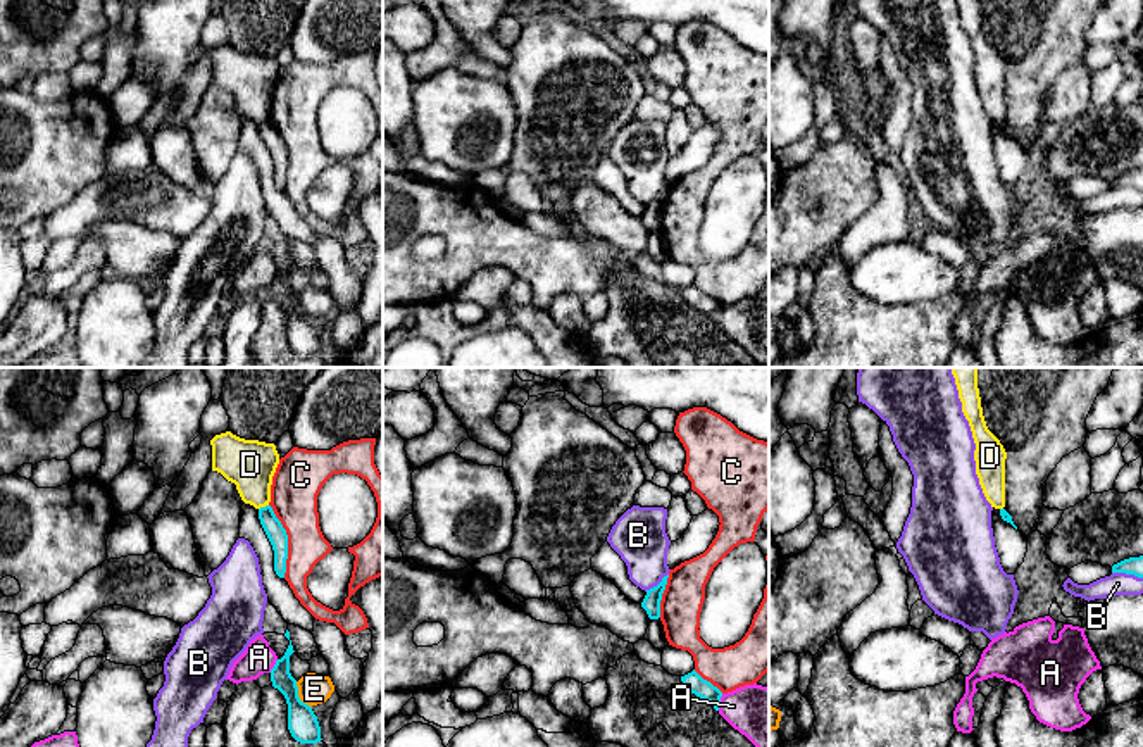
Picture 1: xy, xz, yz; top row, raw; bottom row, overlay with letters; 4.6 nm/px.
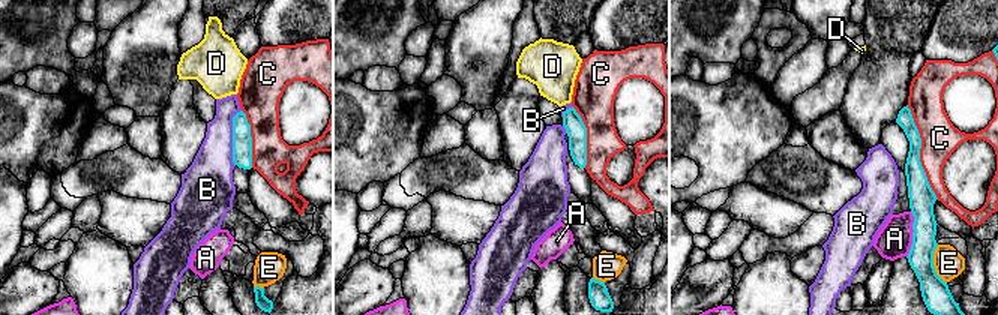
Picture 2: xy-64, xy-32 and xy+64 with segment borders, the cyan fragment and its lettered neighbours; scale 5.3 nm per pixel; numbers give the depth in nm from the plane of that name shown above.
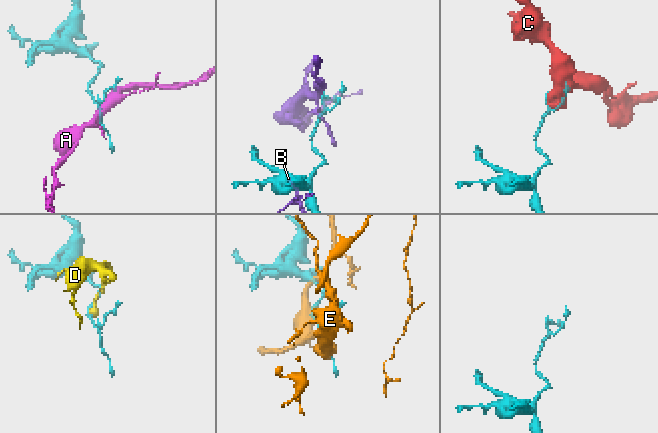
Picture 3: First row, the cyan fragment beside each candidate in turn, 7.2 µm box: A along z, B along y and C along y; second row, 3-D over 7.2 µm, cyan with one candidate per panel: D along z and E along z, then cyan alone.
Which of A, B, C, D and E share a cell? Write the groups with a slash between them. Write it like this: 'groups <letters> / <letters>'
groups A / B / C / D / E

